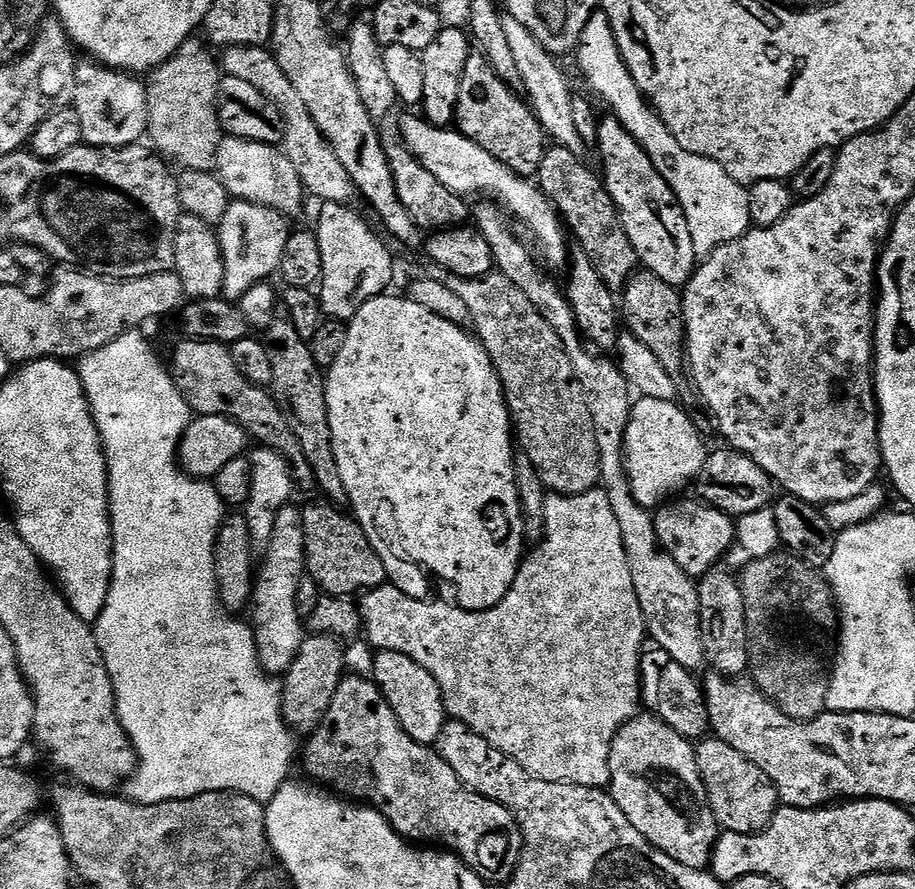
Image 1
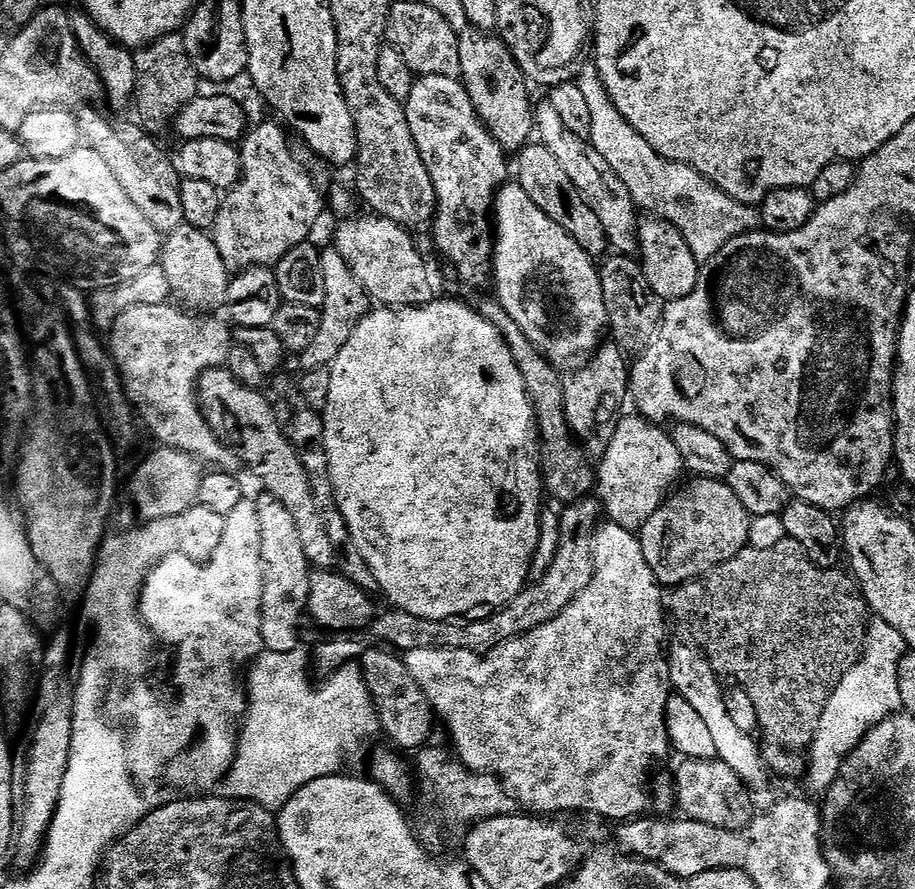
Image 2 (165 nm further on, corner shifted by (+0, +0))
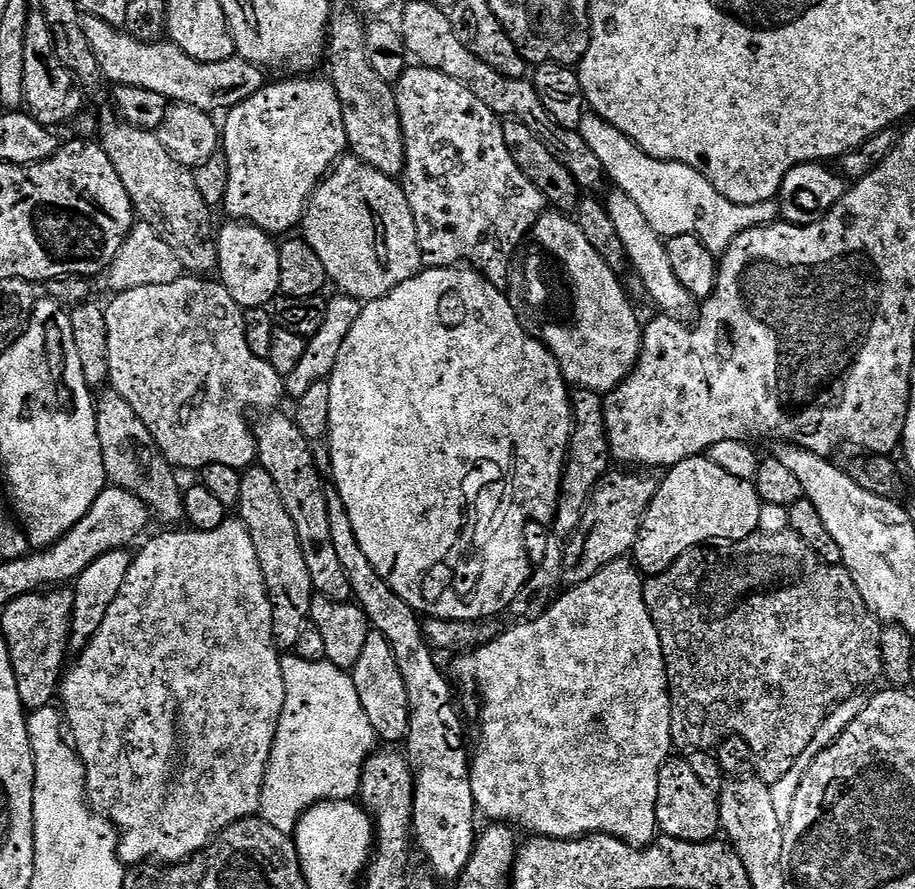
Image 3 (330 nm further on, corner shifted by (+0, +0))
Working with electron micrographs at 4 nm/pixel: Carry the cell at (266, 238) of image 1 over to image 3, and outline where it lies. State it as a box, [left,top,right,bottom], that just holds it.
[222,78,349,234]

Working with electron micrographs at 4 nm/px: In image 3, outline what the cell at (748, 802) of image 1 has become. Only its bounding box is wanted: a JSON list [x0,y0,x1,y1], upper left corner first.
[657,758,721,844]

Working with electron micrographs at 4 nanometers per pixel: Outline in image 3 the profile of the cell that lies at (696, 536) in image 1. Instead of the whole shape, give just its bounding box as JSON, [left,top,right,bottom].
[634,455,762,577]

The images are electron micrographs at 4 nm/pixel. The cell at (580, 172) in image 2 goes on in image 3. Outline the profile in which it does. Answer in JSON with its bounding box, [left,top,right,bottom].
[606,190,694,318]

